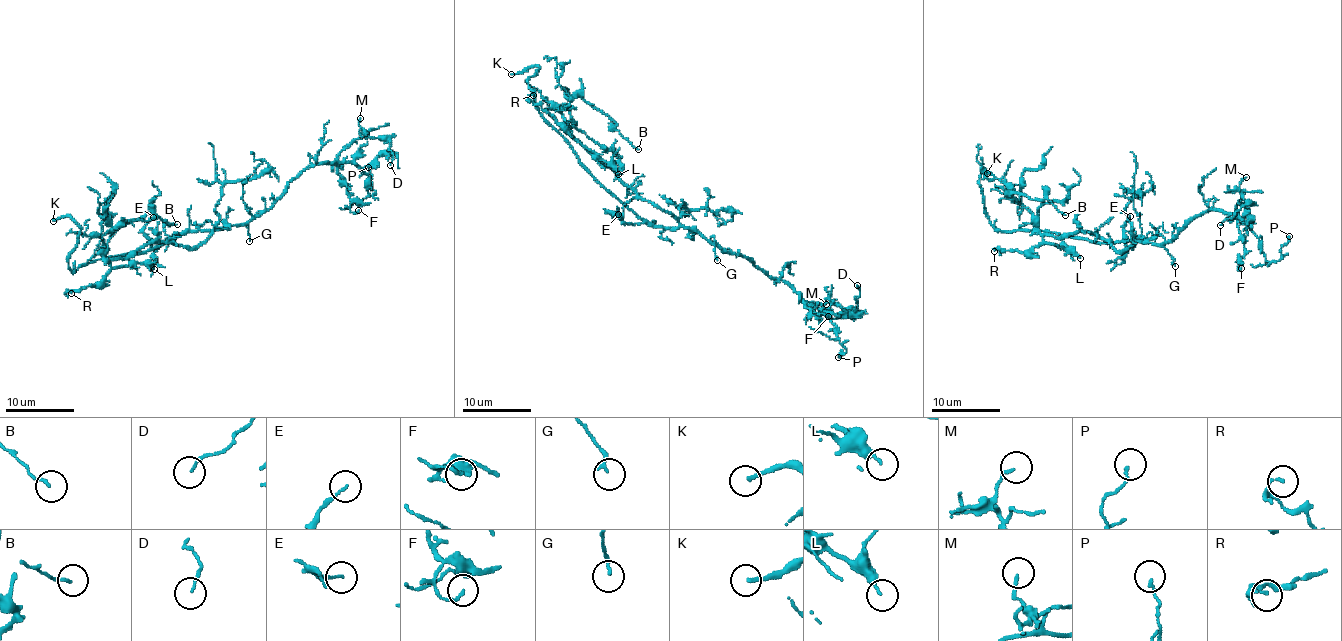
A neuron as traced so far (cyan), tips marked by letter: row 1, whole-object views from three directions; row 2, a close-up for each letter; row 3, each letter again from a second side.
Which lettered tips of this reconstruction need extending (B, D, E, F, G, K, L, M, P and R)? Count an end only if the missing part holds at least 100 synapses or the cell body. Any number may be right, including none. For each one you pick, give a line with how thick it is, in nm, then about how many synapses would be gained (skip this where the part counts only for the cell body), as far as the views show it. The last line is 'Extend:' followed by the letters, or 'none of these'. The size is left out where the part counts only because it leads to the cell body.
K: 170 nm
Extend: K

